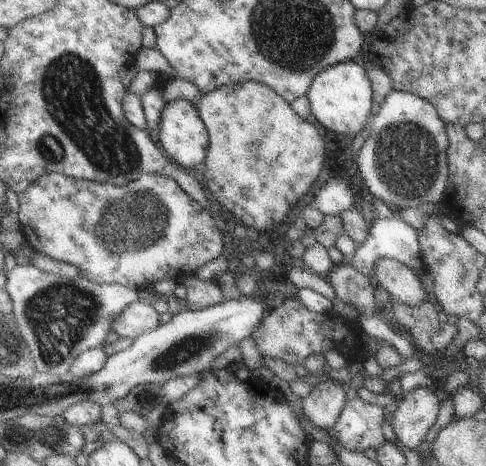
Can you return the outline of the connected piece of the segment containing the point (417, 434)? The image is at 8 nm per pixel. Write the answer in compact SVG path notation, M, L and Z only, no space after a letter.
M429 387L413 388L399 402L390 418L393 432L401 446L416 450L434 426L442 399Z

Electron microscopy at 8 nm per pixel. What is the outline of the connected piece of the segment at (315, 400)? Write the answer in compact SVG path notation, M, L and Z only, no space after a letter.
M324 378L303 398L301 410L318 428L332 428L348 401L346 393L339 382Z

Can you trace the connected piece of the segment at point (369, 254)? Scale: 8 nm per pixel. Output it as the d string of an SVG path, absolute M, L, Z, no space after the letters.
M392 214L388 218L378 217L369 228L368 238L357 246L352 259L352 266L364 276L373 277L375 262L382 257L390 257L402 261L415 272L420 271L422 262L421 250L418 240L418 231L414 229L400 214Z

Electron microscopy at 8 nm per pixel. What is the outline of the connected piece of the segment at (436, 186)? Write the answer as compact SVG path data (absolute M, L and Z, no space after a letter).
M390 91L380 110L370 117L371 131L357 156L366 188L392 211L418 208L446 198L449 177L446 123L431 102L409 92Z

